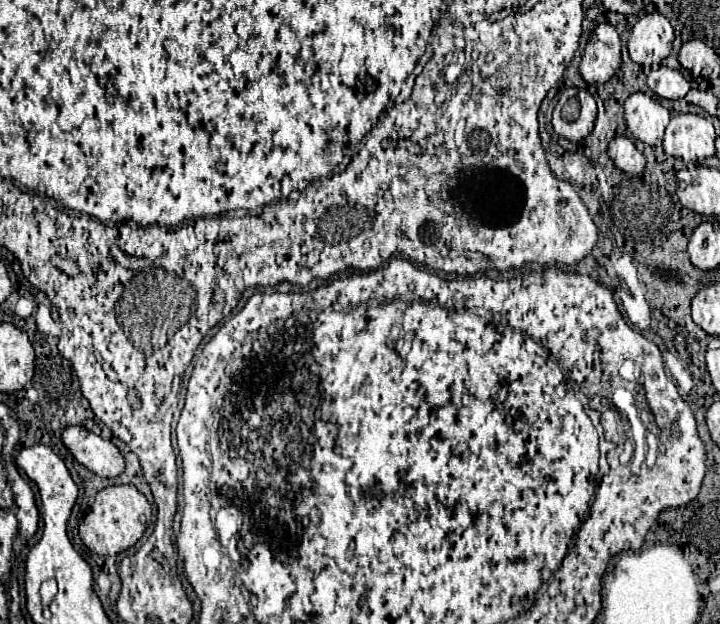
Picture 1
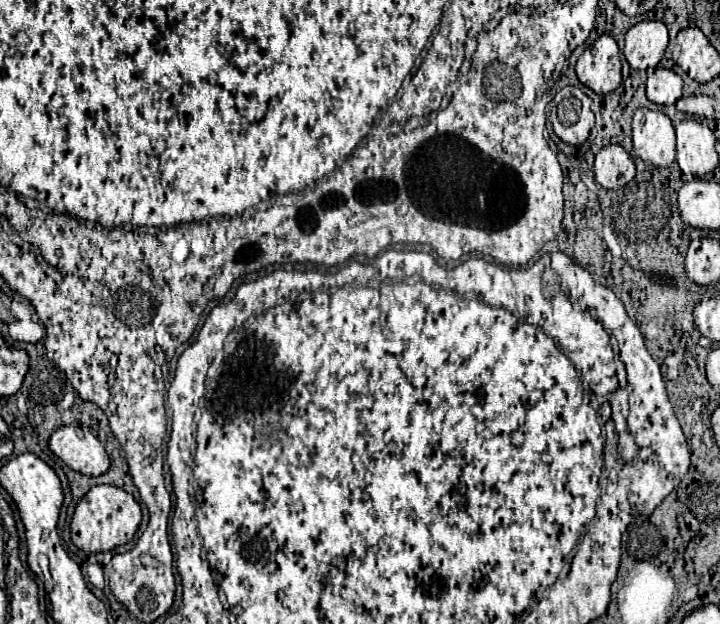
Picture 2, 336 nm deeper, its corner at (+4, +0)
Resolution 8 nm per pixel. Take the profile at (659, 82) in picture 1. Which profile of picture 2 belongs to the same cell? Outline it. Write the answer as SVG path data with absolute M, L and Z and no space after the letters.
M656 69L646 81L646 95L656 105L674 105L682 97L682 79L670 69Z

